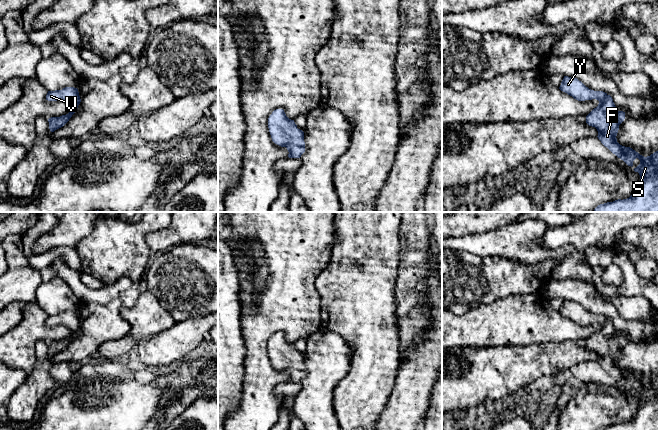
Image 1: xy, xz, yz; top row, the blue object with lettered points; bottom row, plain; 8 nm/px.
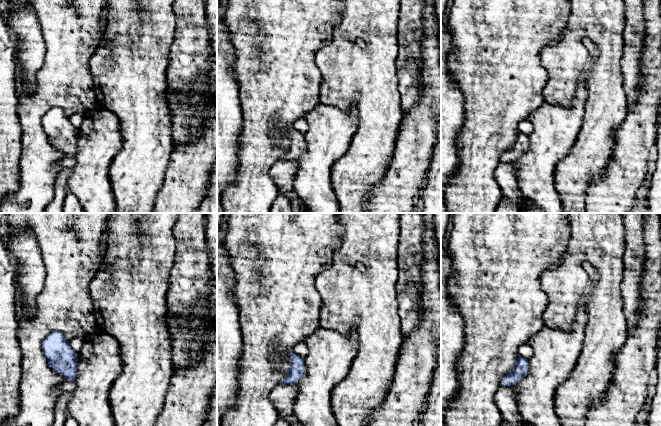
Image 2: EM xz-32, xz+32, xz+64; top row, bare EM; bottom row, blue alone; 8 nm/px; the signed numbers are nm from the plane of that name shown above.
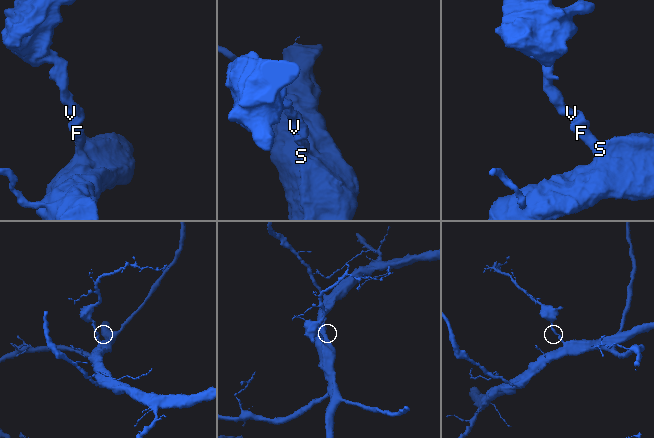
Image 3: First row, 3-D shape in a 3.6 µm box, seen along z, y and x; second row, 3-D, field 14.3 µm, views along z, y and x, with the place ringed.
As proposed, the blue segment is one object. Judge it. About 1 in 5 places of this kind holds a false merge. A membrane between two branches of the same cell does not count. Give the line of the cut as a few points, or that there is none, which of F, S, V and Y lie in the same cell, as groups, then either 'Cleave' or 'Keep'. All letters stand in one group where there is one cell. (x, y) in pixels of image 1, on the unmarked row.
No split. Groups: F S V Y. Keep

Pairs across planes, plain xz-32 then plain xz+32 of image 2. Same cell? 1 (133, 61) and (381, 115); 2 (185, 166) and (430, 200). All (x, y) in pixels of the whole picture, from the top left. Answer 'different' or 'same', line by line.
1: same
2: different

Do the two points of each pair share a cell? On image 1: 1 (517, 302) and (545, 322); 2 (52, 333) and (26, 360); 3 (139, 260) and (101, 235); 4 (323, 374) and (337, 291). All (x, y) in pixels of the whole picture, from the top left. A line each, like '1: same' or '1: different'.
1: same
2: same
3: same
4: different

